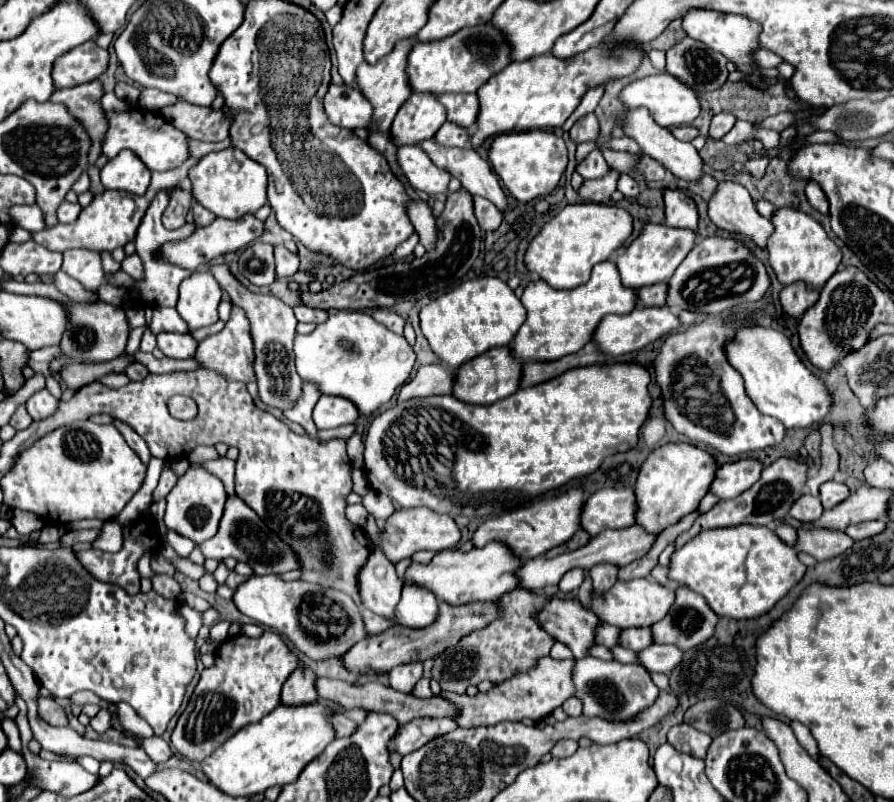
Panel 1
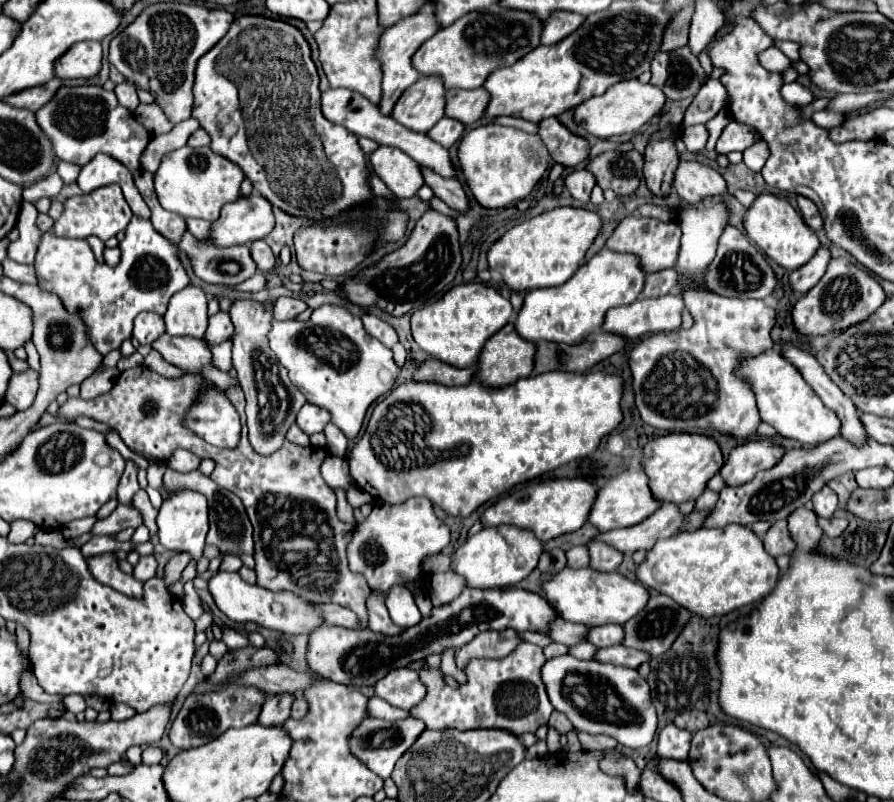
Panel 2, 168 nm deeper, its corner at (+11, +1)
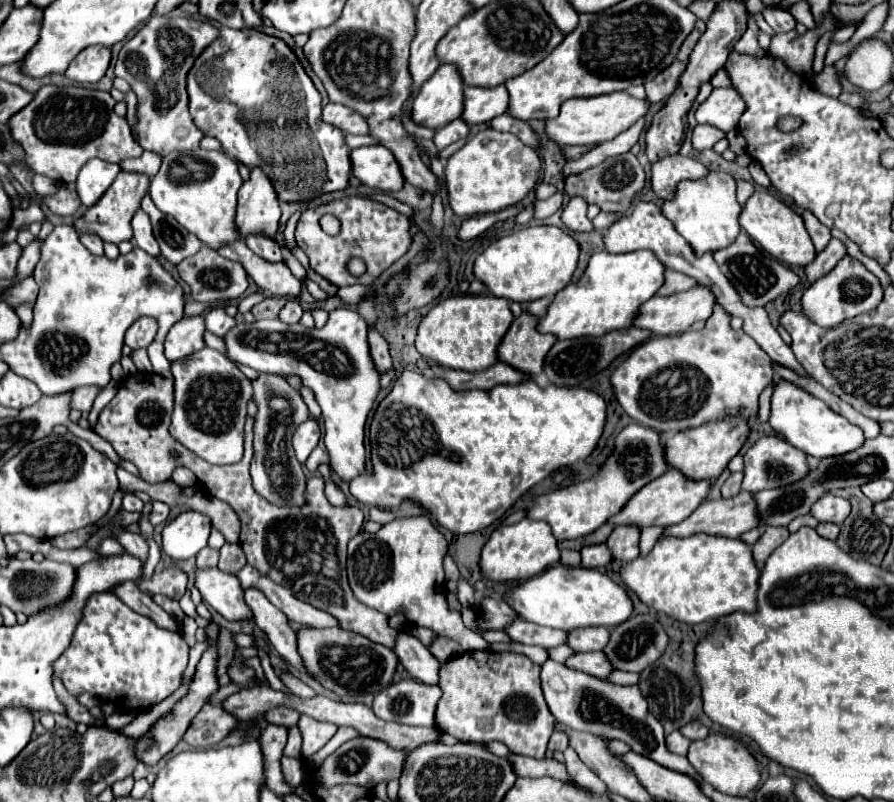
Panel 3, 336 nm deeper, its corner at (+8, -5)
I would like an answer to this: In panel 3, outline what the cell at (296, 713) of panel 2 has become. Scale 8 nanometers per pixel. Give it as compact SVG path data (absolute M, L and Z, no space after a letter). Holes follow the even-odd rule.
M275 707L275 709L265 713L265 721L285 725L285 727L293 727L299 721L299 713L293 709L287 709L287 707Z

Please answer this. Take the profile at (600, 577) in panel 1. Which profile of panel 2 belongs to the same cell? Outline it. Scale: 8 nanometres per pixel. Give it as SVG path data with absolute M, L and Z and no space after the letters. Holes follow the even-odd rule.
M592 541L590 547L590 567L596 571L616 571L622 563L622 553L602 541Z

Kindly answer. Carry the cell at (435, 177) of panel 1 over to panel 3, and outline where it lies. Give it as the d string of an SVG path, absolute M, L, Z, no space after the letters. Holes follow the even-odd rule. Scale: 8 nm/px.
M361 147L351 151L353 175L361 179L363 185L371 189L381 189L385 193L401 191L405 185L399 163L387 147Z

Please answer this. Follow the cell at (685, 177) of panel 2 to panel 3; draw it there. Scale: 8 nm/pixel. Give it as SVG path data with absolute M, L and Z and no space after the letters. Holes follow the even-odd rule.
M669 155L653 163L653 191L661 199L673 199L677 191L677 183L683 179L703 179L709 175L709 169L697 161L683 155Z

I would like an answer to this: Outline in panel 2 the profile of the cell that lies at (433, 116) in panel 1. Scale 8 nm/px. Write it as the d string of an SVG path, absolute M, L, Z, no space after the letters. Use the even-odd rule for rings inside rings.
M422 77L412 87L408 87L398 99L392 117L400 125L428 133L442 117L446 107L446 89L440 77Z

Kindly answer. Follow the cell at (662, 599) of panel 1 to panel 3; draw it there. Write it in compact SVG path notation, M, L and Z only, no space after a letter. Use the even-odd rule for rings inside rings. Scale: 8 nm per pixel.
M561 563L521 583L517 589L513 589L507 595L507 603L515 607L515 611L519 613L523 621L571 631L567 645L573 651L601 651L611 637L609 629L627 621L633 613L633 601L629 599L625 589L617 585L611 577L607 577L605 573L597 569L567 567ZM595 613L601 613L601 615L595 615ZM579 627L585 627L585 629L579 629Z

